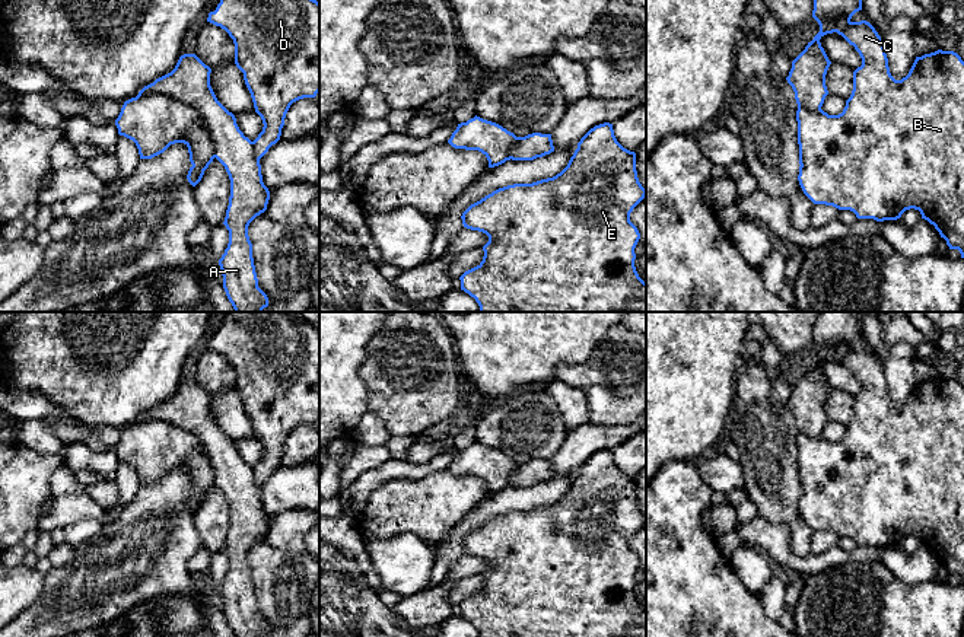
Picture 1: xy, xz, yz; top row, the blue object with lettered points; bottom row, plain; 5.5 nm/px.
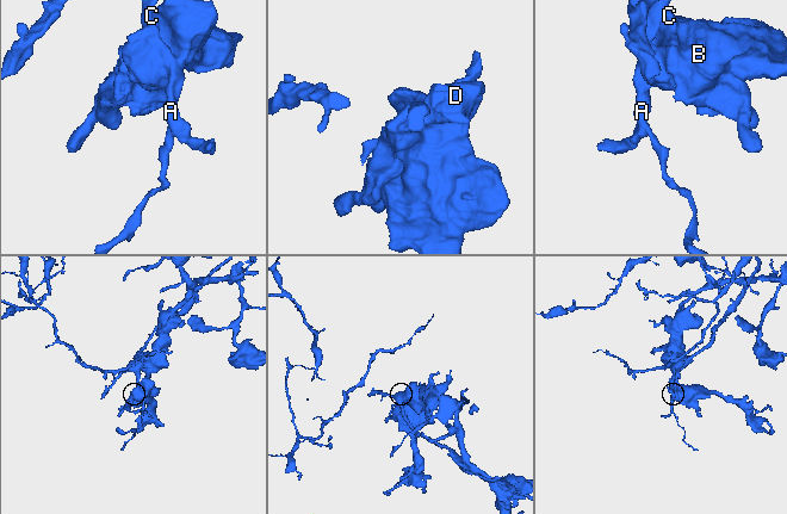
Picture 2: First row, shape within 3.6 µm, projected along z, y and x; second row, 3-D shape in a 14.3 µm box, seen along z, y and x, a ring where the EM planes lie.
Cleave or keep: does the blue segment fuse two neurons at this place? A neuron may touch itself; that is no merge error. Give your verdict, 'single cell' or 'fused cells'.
fused cells

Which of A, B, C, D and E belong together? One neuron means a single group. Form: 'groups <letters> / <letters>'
groups A / B C D E

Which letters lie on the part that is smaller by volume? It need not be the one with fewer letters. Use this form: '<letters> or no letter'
A

